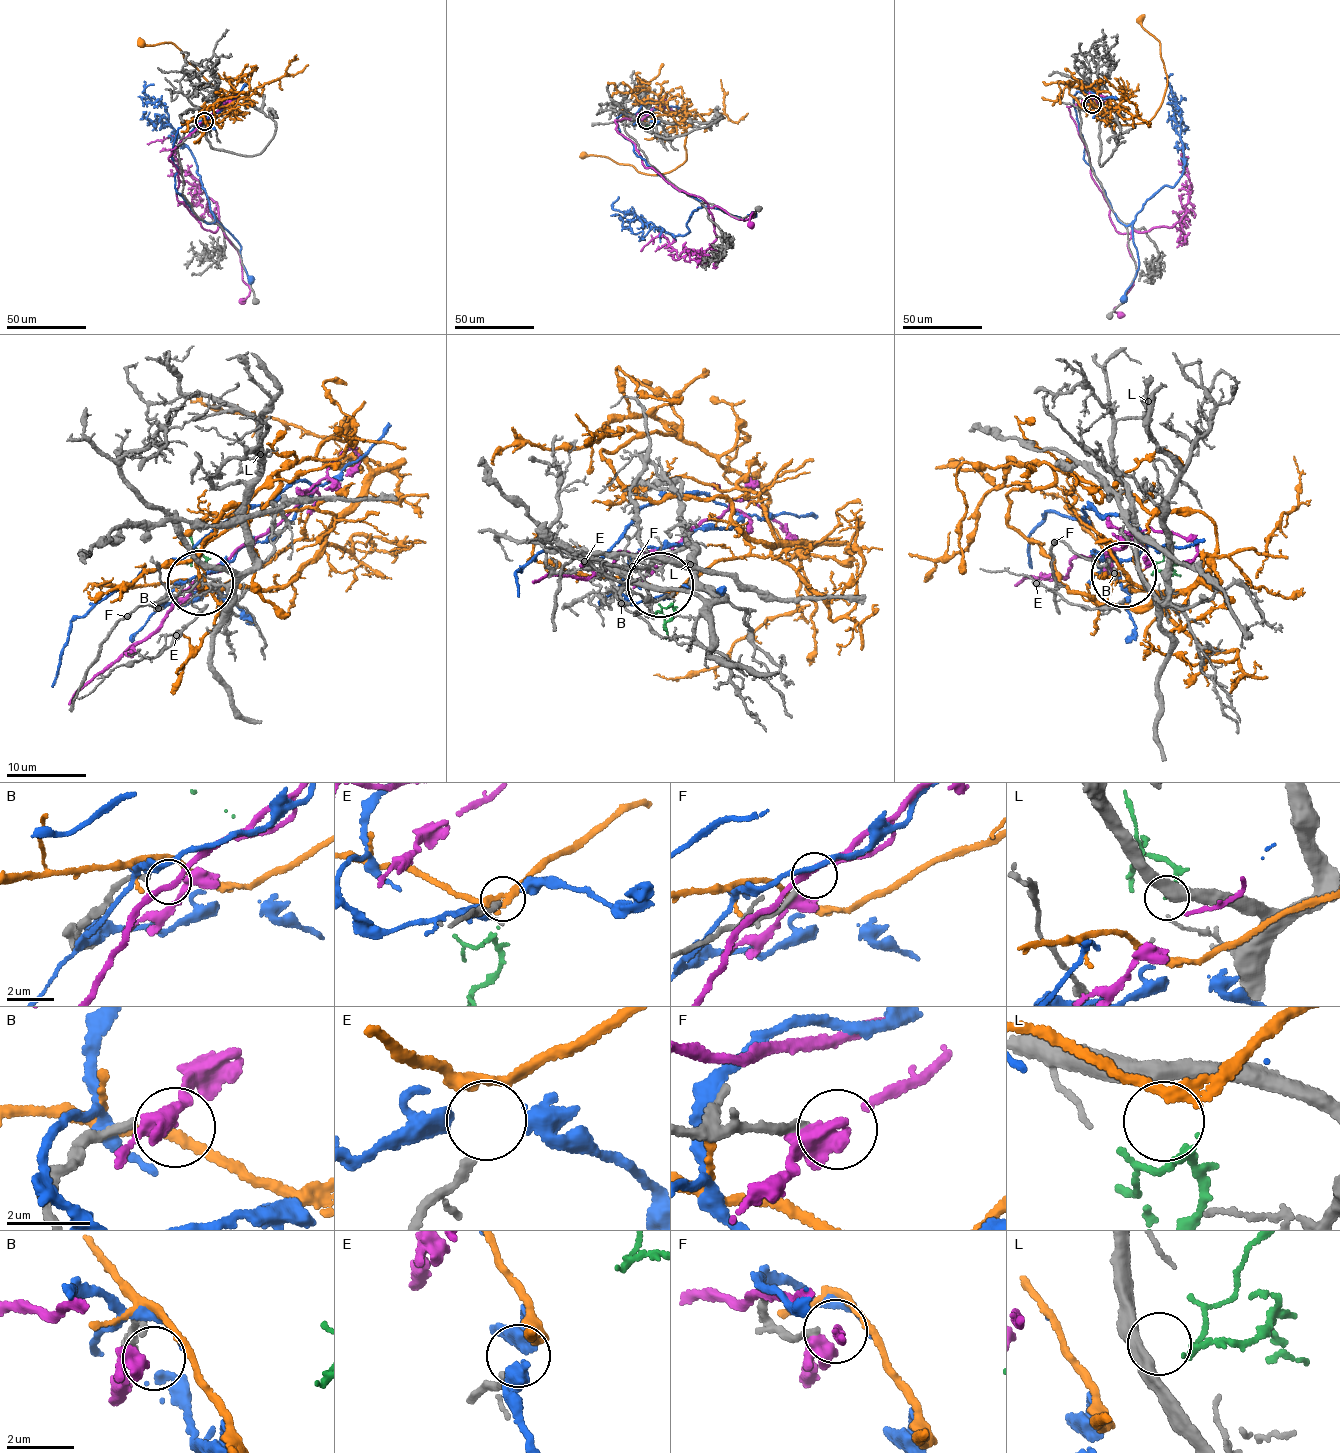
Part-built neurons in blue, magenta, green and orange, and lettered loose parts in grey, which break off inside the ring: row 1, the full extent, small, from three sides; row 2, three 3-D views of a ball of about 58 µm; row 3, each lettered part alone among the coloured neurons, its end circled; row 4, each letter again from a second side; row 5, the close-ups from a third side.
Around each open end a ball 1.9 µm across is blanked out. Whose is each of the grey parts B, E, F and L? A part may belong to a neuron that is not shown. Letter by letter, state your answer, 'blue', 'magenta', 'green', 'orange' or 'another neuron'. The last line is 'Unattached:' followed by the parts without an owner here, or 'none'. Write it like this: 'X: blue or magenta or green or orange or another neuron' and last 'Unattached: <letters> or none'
B: another neuron
E: orange
F: another neuron
L: green
Unattached: B, F

